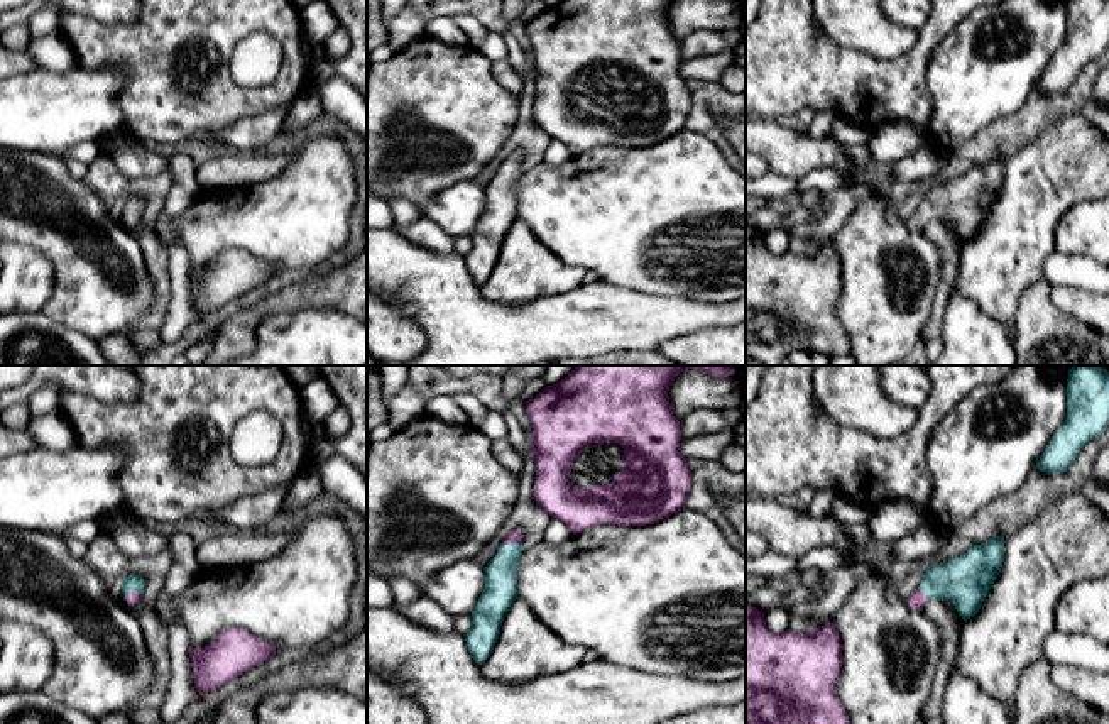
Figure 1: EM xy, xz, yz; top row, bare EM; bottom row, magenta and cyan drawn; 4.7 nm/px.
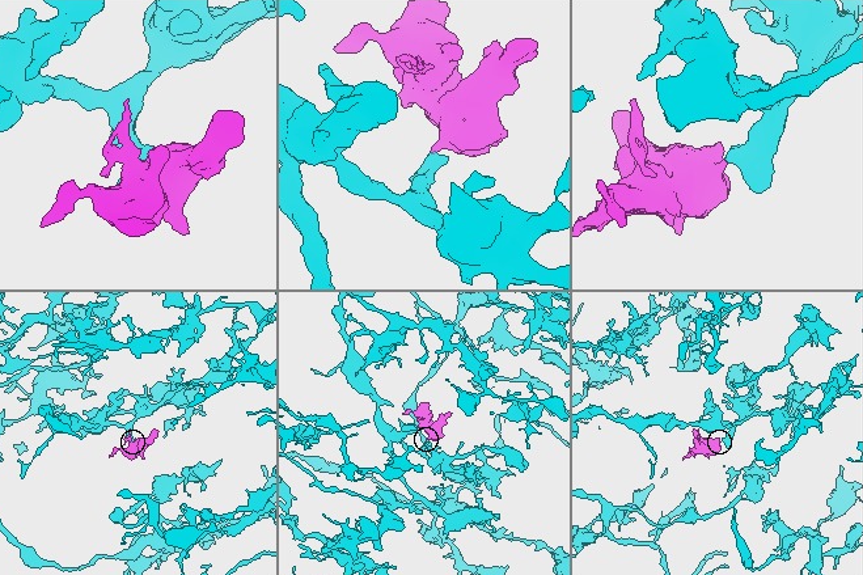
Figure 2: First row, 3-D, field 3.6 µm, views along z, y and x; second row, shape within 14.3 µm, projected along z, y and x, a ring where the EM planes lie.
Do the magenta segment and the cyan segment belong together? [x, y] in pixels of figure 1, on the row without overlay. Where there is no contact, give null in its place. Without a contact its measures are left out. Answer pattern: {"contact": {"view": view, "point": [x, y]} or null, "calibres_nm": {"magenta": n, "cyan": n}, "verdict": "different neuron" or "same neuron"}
{"contact": {"view": "xz", "point": [513, 164]}, "calibres_nm": {"magenta": 60, "cyan": 160}, "verdict": "same neuron"}

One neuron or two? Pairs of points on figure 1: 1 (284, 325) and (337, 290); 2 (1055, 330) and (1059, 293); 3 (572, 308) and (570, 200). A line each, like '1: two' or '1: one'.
1: two
2: two
3: two

